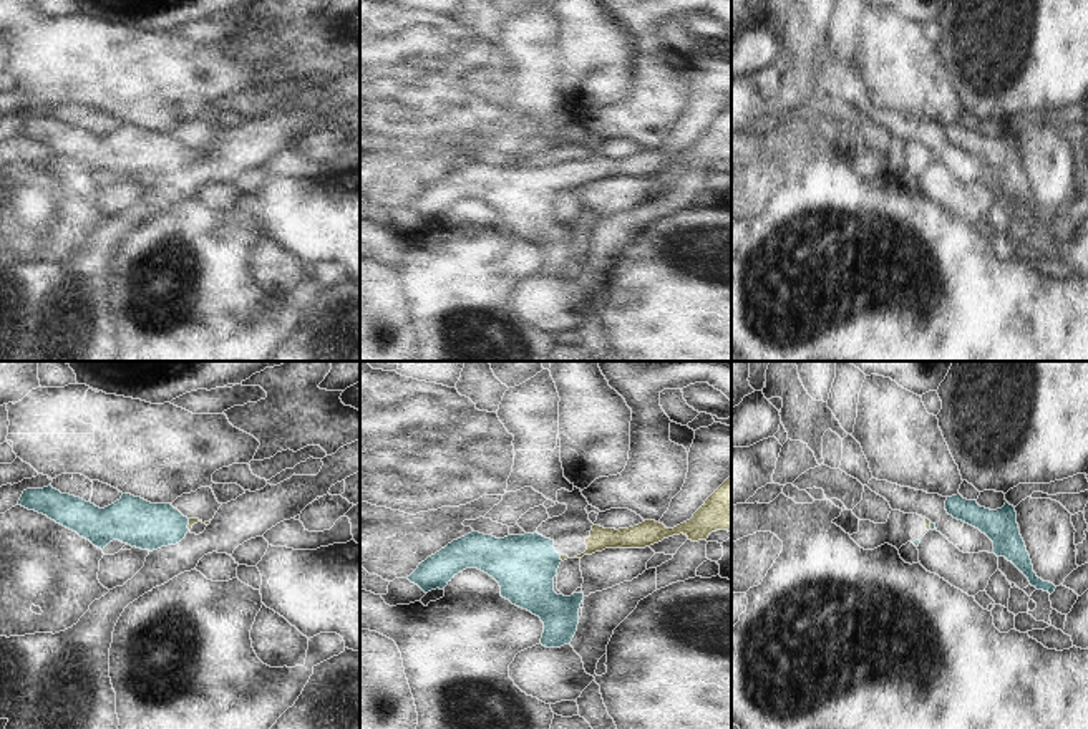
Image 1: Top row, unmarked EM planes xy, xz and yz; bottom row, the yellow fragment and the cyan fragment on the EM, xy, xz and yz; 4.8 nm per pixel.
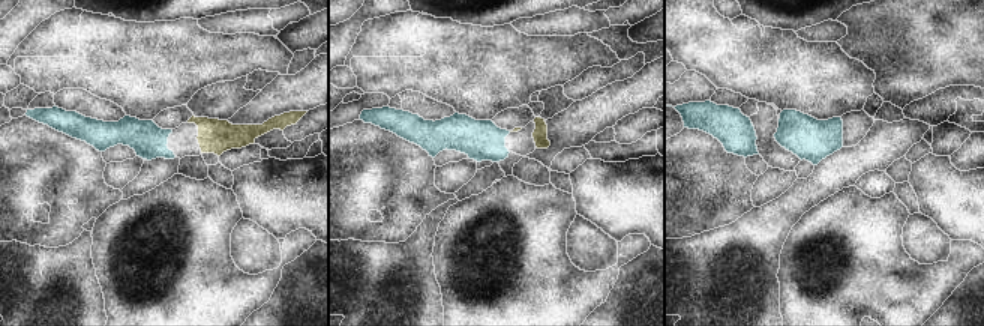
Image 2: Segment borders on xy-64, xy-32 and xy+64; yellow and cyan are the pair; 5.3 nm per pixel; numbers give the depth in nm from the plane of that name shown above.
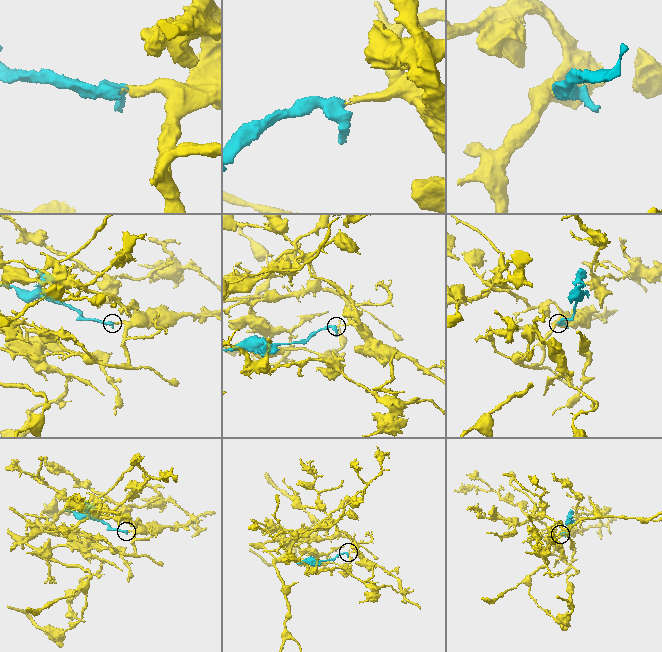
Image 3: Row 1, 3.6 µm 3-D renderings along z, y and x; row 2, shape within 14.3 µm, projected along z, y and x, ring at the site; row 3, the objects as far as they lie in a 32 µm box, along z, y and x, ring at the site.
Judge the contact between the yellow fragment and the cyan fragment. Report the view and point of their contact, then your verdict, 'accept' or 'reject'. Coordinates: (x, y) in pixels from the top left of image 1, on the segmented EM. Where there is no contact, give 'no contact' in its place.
xy (189, 524) | accept

